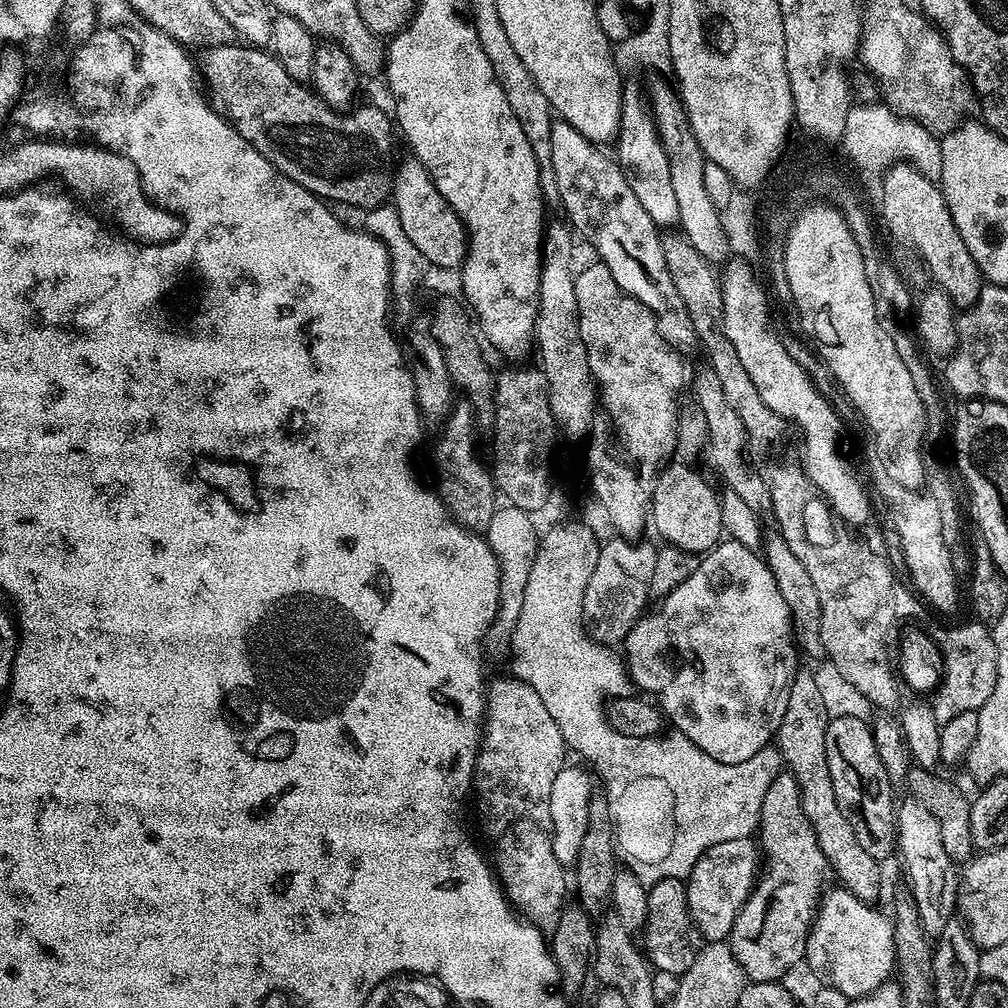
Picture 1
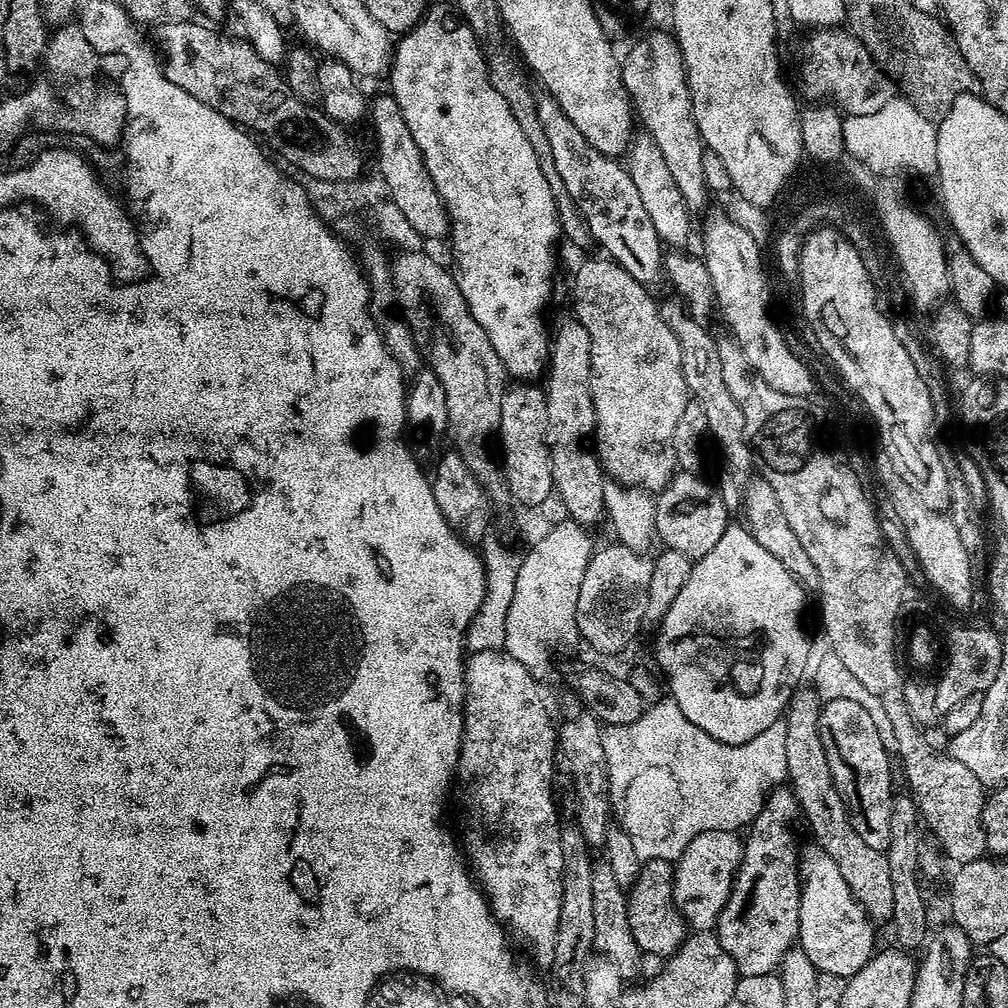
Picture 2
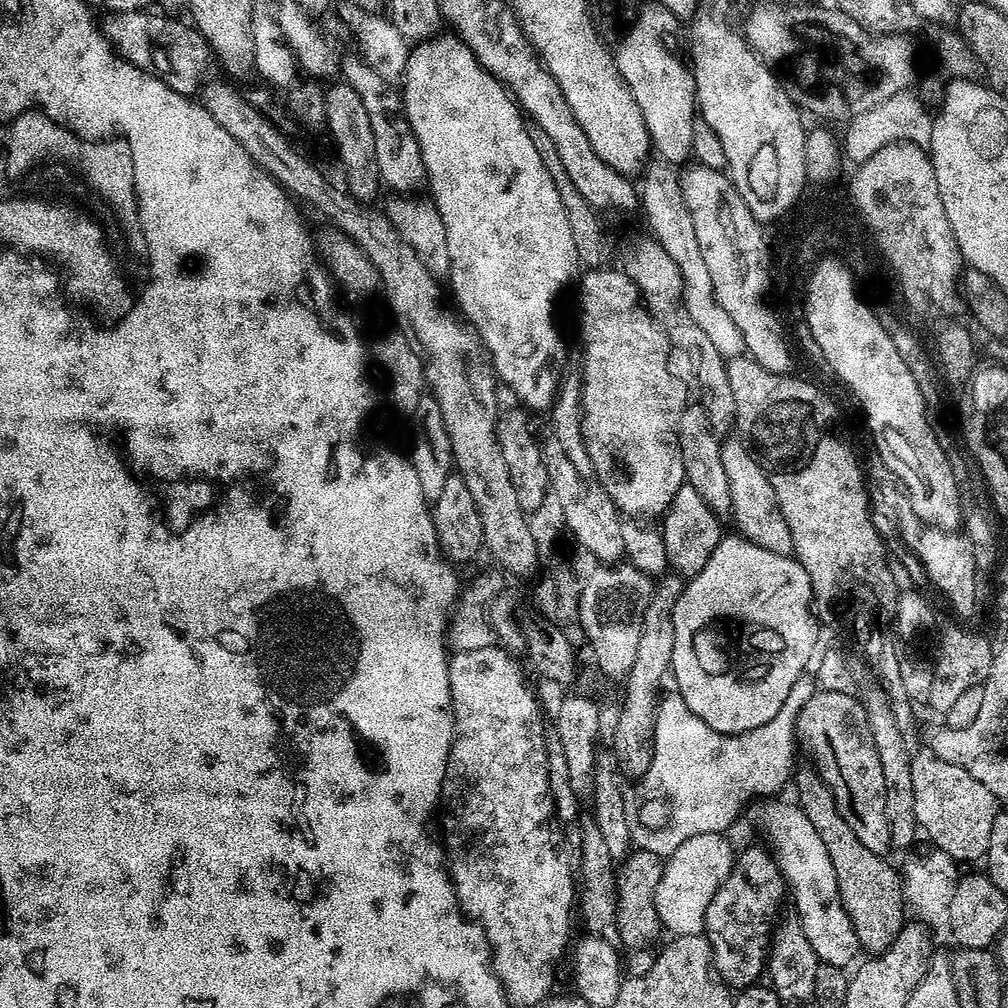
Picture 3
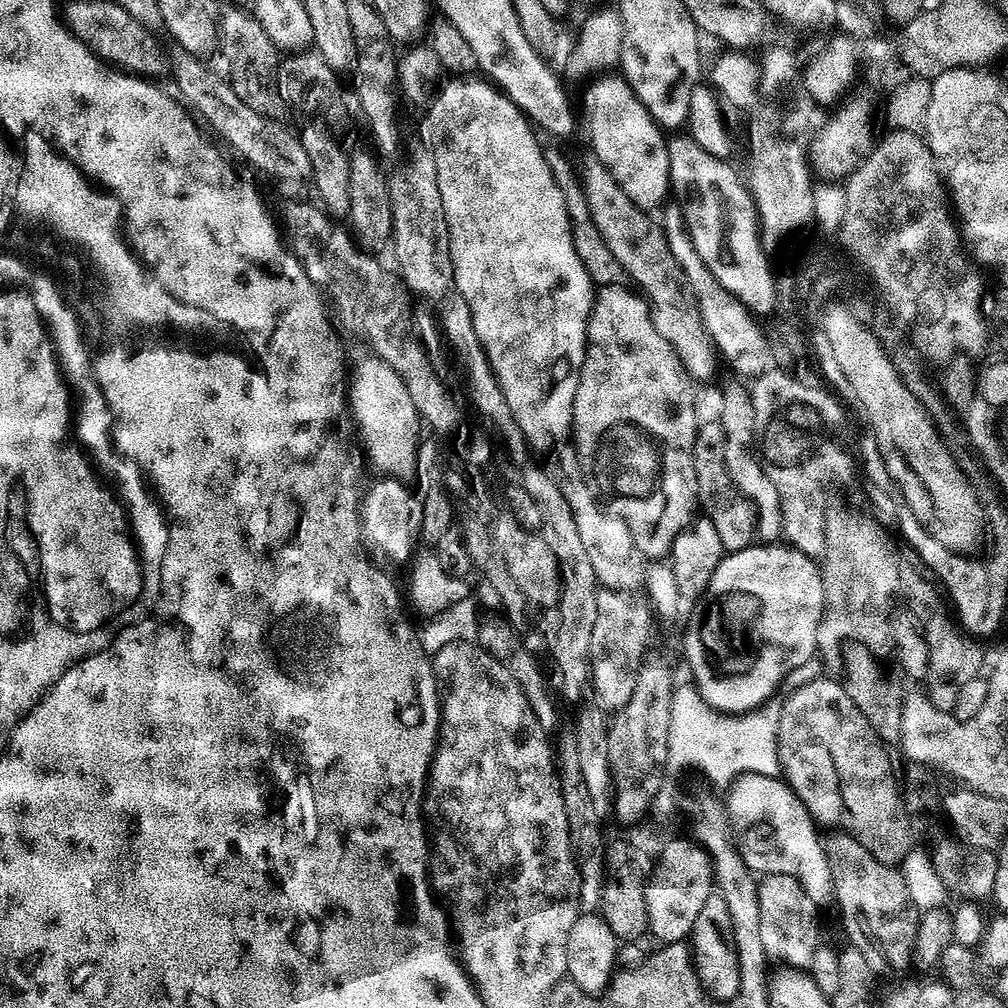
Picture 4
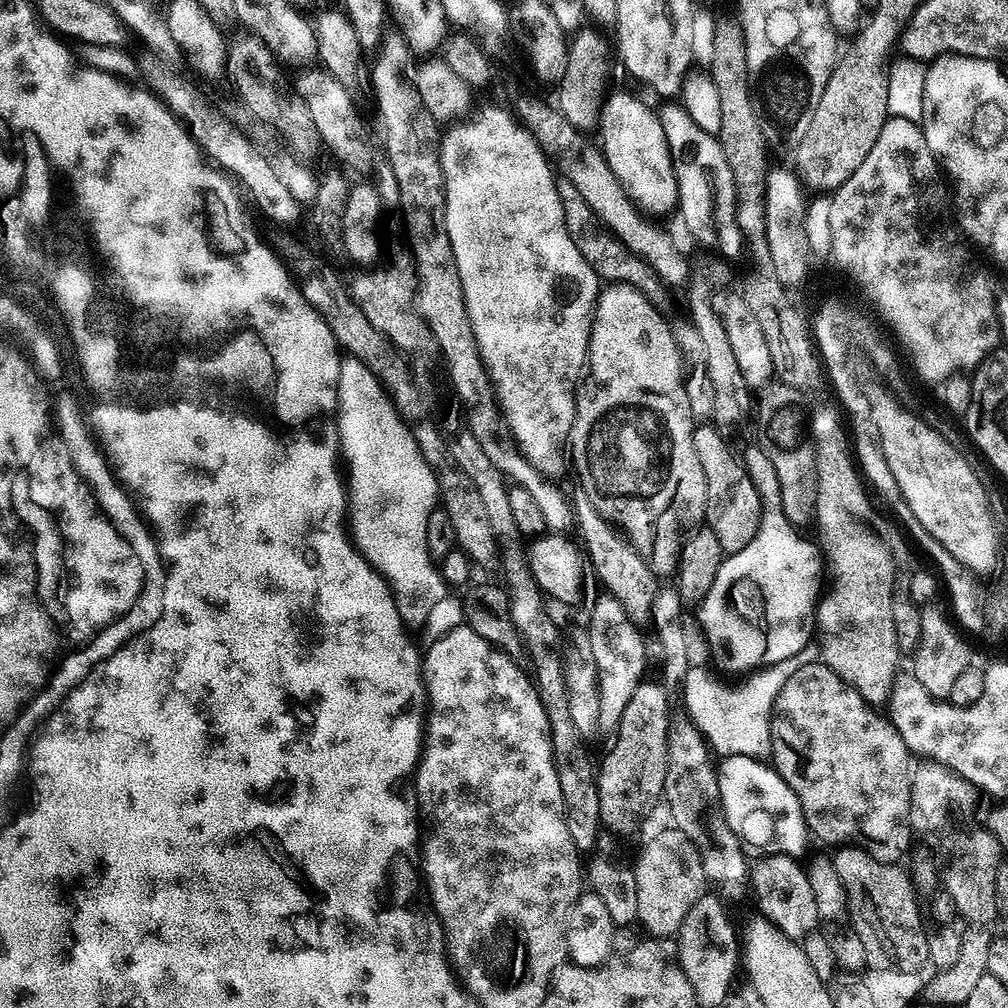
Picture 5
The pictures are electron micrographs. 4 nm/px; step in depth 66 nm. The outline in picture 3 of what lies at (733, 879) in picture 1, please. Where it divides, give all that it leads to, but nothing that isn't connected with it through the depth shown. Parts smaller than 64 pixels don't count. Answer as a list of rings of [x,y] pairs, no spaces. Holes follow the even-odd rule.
[[[718,832],[694,834],[694,838],[686,838],[678,850],[674,850],[664,860],[662,878],[658,878],[658,888],[654,890],[654,906],[658,910],[663,931],[672,936],[686,934],[701,934],[704,930],[706,906],[710,906],[710,898],[719,890],[721,884],[727,881],[734,871],[734,851],[727,835]]]

